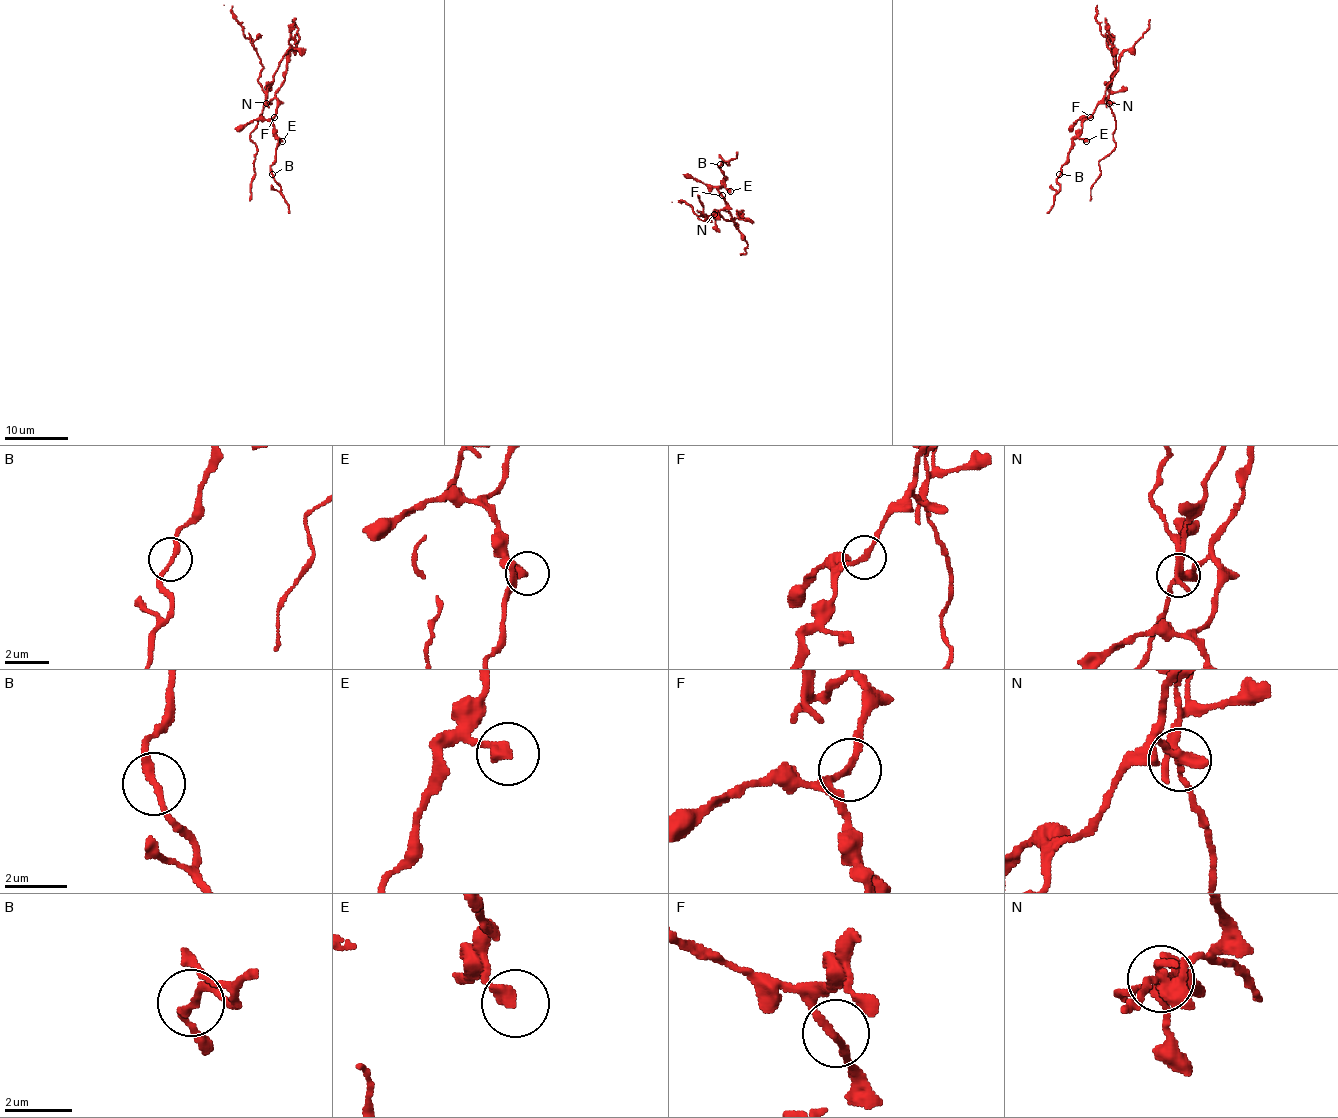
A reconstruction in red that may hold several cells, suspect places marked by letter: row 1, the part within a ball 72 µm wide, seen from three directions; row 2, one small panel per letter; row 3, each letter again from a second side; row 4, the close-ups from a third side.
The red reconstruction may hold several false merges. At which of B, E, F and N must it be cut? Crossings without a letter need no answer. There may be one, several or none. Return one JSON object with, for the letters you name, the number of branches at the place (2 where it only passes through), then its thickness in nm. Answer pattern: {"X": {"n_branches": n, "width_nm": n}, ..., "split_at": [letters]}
{"B": {"n_branches": 2, "width_nm": 200}, "N": {"n_branches": 4, "width_nm": 320}, "split_at": ["B", "N"]}

